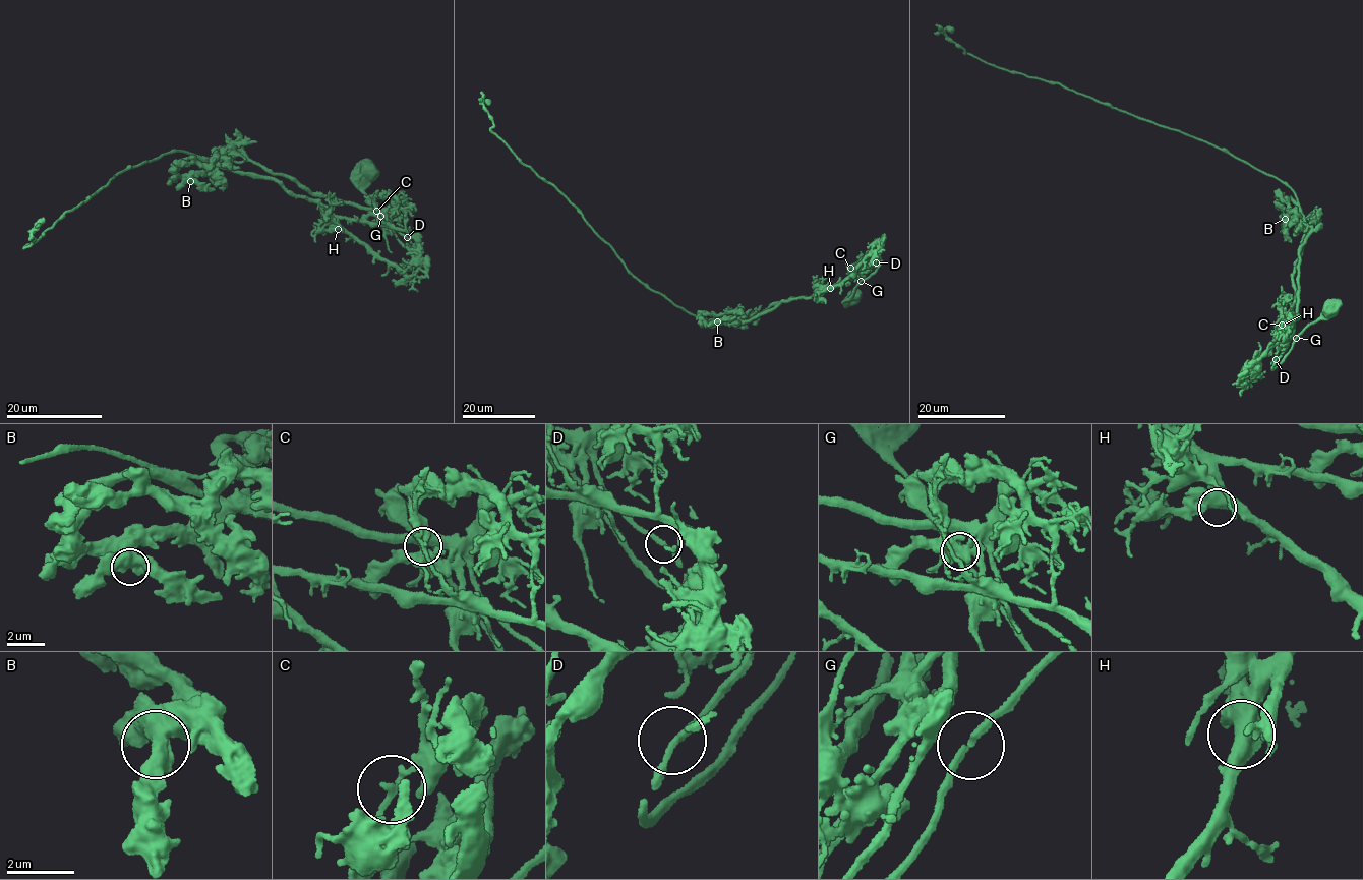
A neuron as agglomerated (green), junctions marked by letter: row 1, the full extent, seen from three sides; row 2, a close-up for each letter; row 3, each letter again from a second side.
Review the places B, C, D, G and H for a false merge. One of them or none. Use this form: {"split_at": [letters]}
{"split_at": ["C"]}

